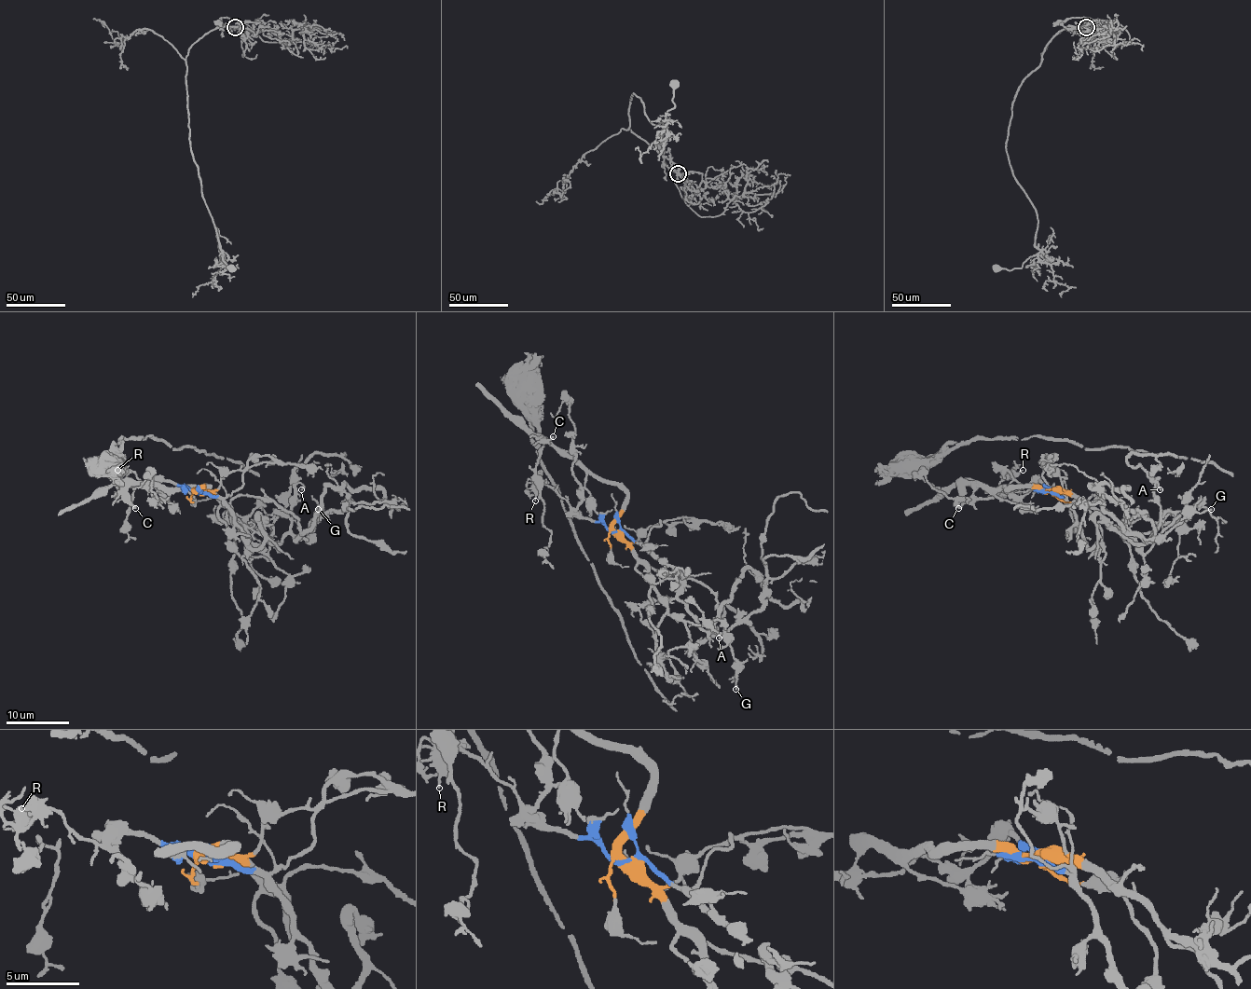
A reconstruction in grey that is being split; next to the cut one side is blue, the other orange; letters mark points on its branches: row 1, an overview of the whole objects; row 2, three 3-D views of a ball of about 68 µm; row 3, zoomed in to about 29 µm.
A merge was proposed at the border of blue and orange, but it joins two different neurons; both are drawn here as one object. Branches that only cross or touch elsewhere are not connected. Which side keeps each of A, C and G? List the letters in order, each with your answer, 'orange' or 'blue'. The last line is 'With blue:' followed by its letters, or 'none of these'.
A: blue
C: orange
G: orange
With blue: A

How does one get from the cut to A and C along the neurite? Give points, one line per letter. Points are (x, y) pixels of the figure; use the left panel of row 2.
A: (197, 492), (221, 500), (257, 549), (258, 514), (260, 531), (279, 542), (300, 482), (301, 490)
C: (197, 492), (201, 487), (208, 487), (130, 486), (128, 488), (128, 500), (135, 508)

